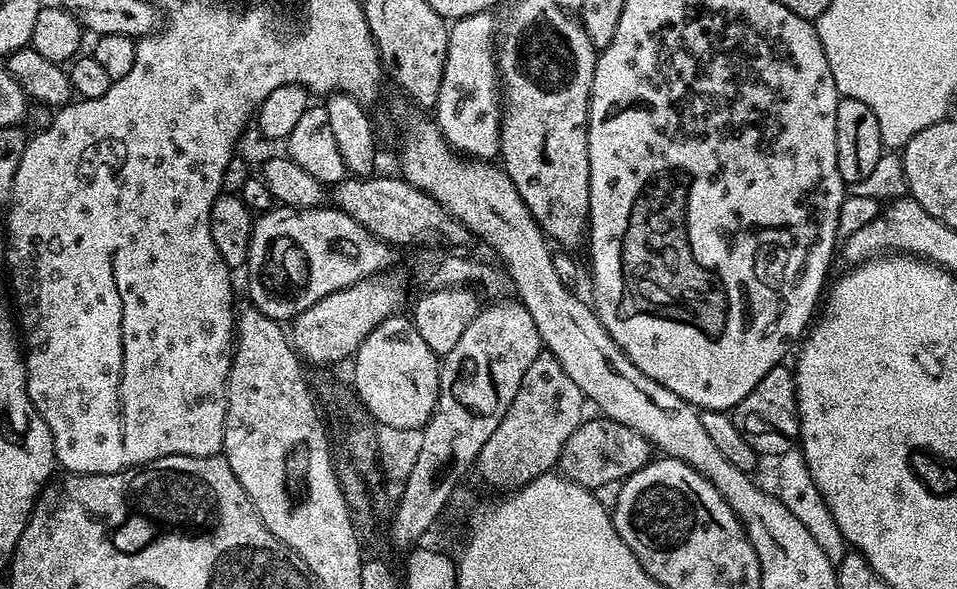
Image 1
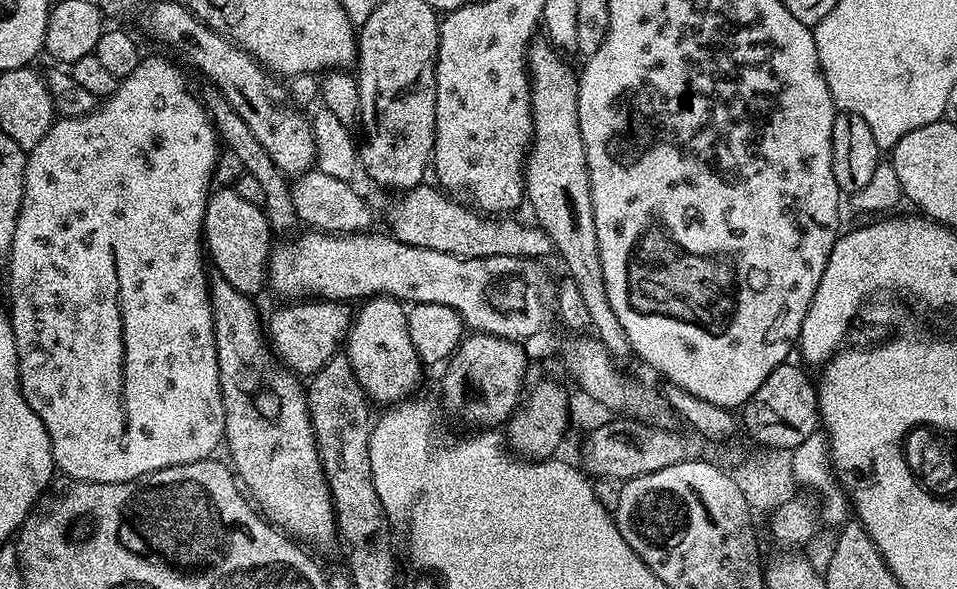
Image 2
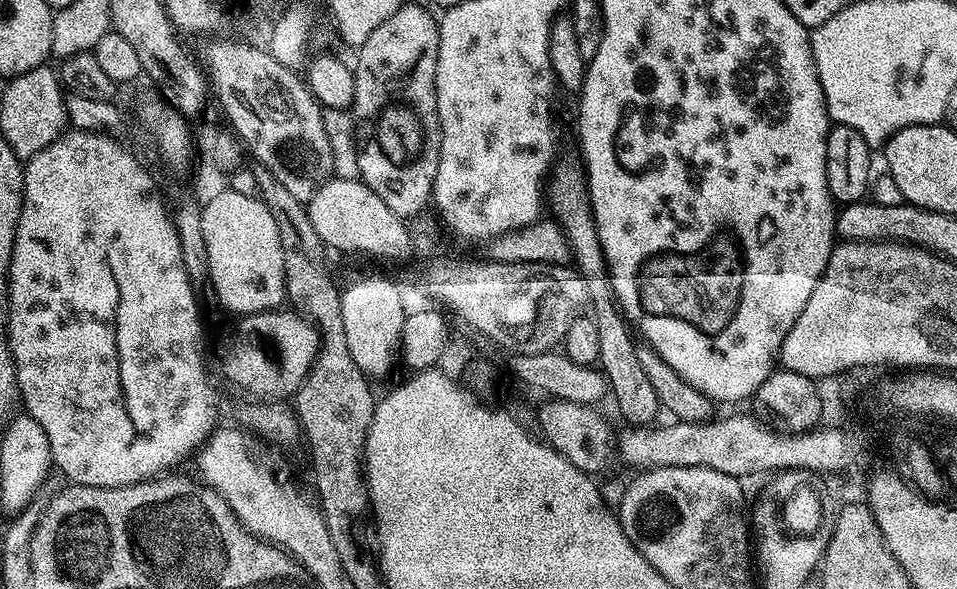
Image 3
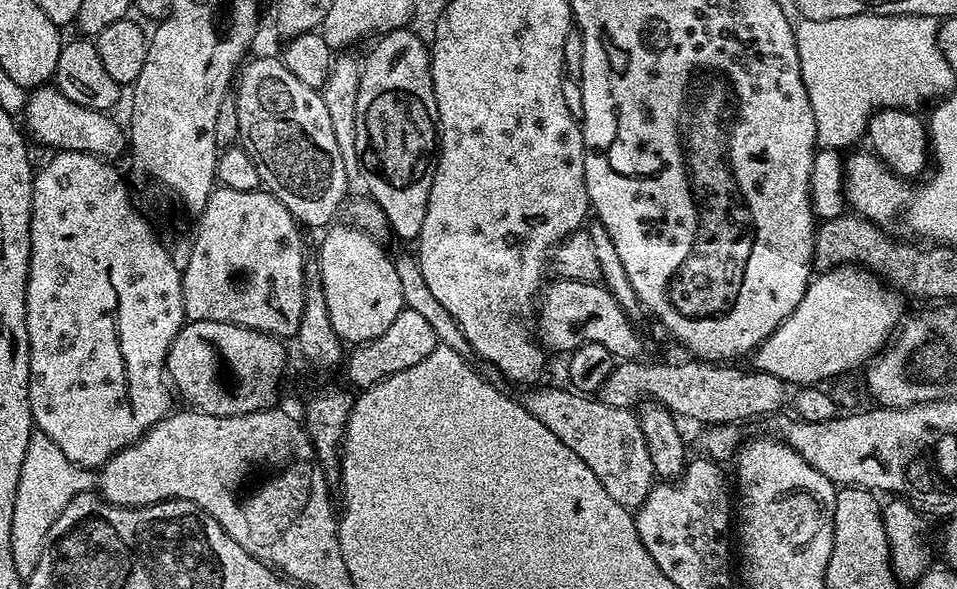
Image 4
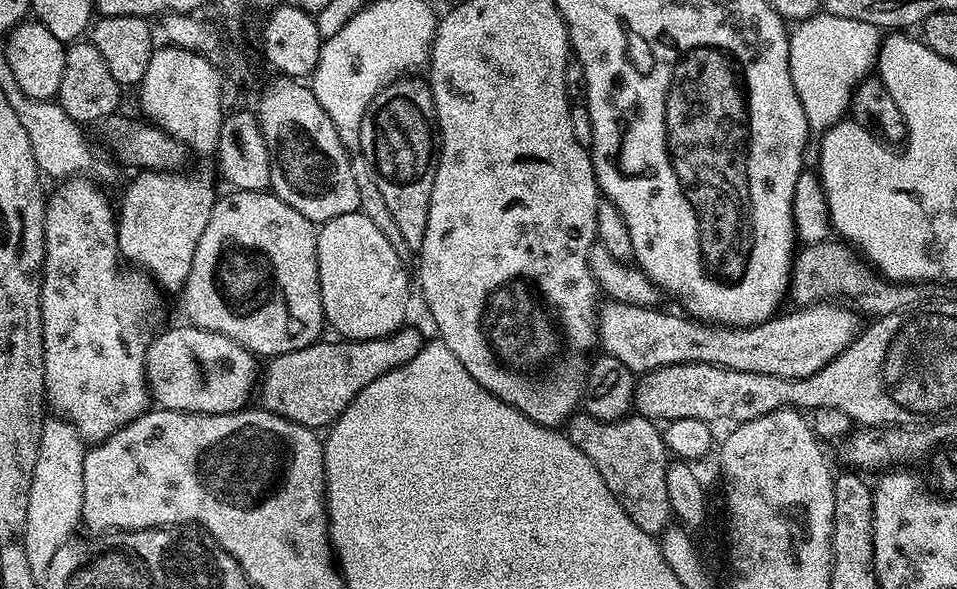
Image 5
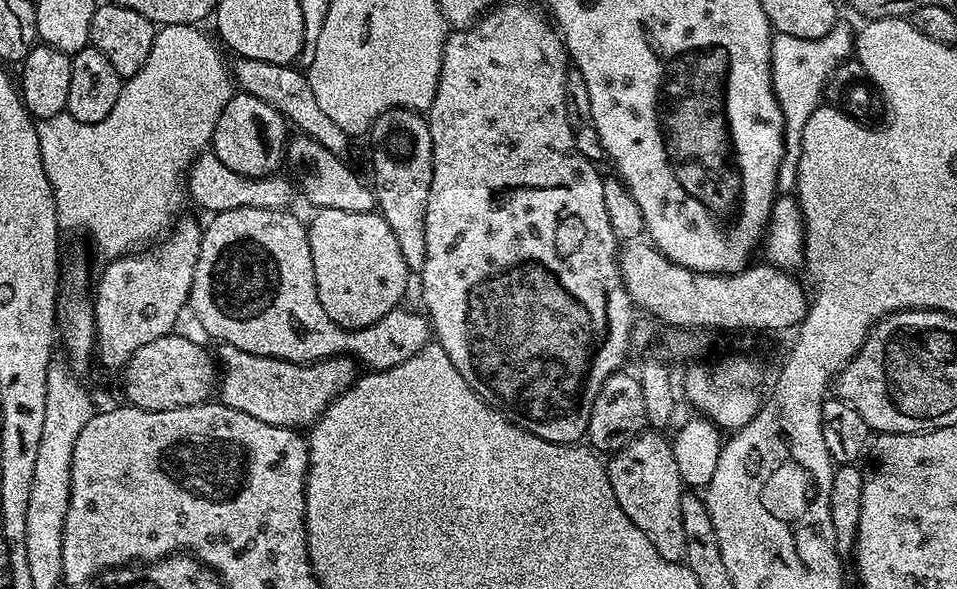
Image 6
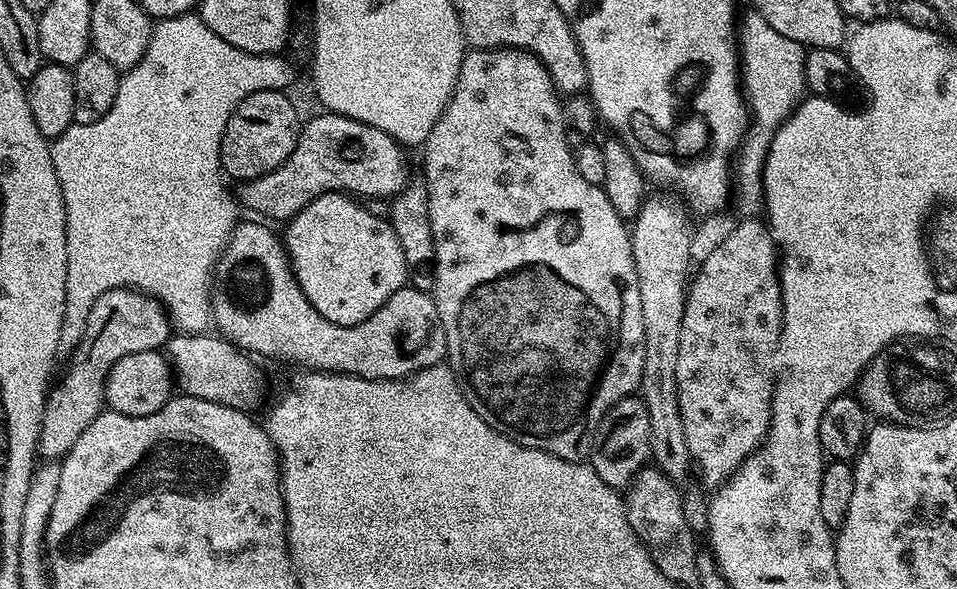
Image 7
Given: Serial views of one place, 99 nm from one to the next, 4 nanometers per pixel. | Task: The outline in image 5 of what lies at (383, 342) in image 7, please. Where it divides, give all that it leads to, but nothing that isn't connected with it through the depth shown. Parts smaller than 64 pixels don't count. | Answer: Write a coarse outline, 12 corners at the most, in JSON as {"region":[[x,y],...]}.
{"region":[[217,199],[187,323],[260,358],[326,332],[317,225]]}

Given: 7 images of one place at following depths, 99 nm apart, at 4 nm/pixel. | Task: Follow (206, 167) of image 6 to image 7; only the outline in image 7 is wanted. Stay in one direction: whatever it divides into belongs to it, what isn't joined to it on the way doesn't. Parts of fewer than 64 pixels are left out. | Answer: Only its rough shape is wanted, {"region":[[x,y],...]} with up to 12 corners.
{"region":[[336,112],[303,121],[282,166],[238,200],[287,222],[323,192],[409,183],[393,136]]}

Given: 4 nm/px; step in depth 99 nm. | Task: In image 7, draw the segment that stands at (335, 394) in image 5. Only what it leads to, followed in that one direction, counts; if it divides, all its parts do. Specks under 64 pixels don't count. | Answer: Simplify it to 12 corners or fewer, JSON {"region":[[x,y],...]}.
{"region":[[169,335],[179,391],[252,410],[264,396],[257,361],[231,340]]}

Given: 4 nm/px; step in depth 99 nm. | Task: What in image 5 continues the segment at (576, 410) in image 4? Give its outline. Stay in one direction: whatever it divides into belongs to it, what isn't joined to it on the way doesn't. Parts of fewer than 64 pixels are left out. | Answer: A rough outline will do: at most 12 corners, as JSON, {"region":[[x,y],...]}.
{"region":[[573,415],[566,435],[634,526],[669,527],[670,453],[652,420]]}

